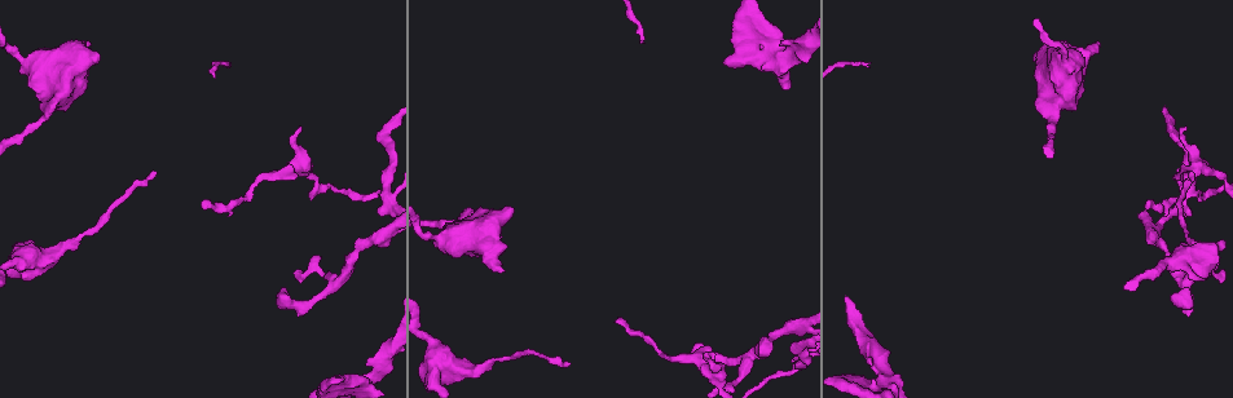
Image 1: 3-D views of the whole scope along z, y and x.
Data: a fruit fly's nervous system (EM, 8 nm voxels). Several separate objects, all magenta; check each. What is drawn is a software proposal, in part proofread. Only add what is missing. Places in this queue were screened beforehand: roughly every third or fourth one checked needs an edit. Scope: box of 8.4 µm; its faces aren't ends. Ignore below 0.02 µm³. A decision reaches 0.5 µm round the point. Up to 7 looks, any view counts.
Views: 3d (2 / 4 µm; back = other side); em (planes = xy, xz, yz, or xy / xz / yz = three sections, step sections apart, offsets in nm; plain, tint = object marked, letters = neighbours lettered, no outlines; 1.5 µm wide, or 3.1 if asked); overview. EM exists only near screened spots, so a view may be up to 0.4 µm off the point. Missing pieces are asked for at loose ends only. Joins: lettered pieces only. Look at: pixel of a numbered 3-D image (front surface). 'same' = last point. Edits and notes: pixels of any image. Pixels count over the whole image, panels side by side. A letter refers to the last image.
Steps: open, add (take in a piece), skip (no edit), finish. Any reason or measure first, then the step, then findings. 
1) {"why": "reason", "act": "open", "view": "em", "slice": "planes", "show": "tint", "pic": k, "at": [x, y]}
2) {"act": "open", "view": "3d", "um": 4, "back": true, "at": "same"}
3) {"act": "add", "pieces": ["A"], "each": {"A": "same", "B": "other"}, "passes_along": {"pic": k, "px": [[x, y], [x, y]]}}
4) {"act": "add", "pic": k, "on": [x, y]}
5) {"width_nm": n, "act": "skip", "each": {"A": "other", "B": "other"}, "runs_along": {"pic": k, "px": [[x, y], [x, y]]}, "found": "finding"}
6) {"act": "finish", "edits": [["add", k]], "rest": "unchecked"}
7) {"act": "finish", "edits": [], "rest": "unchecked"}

{"why": "an open end", "act": "open", "view": "em", "slice": "xz", "step": 8, "show": "letters", "pic": 1, "at": [1099, 41]}

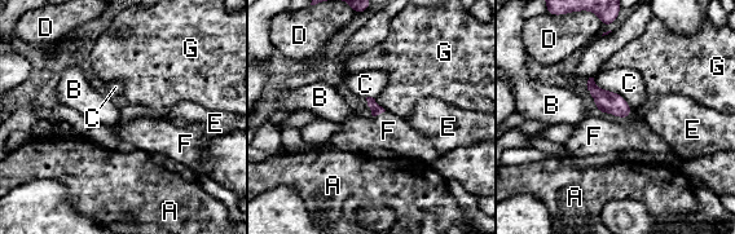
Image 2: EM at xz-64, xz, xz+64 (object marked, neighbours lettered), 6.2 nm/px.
{"act": "add", "pieces": ["F"], "each": {"A": "other", "B": "other", "C": "other", "D": "other", "E": "other", "F": "same", "G": "other"}, "passes_along": {"pic": 2, "px": [[375, 109], [378, 114], [388, 131]]}, "found": "it goes on there"}

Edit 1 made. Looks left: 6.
{"act": "open", "view": "overview"}

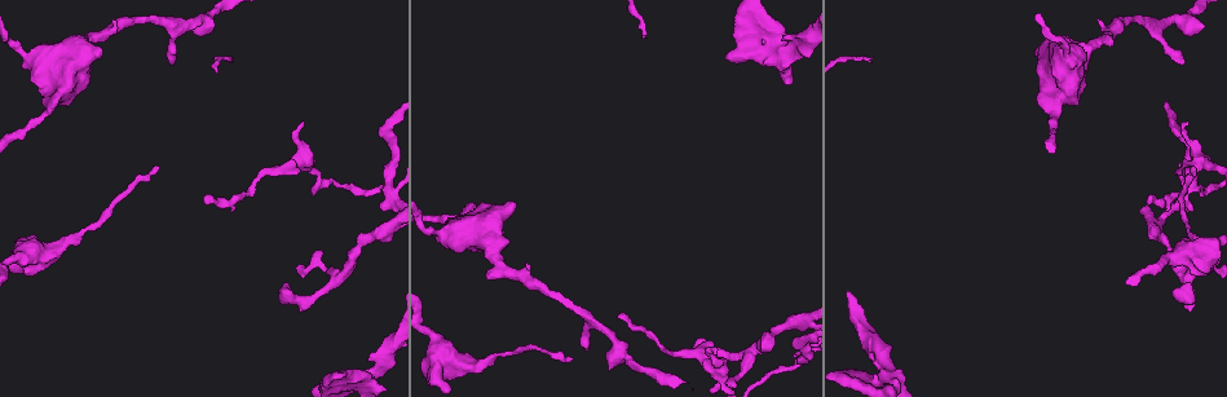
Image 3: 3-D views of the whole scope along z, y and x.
{"why": "thin end", "act": "open", "view": "3d", "um": 4, "pic": 3, "at": [205, 199]}

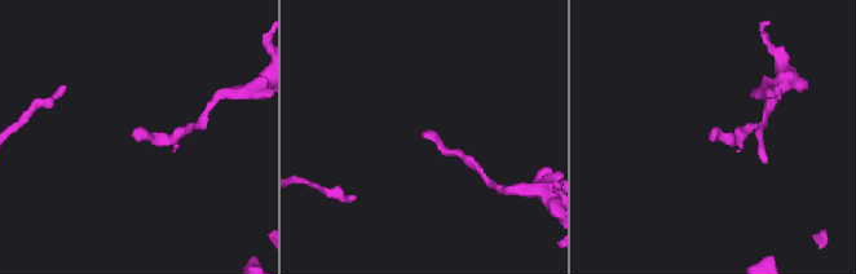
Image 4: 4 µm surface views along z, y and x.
{"why": "need the tissue", "act": "open", "view": "em", "slice": "xz", "step": 8, "show": "tint", "pic": 4, "at": [135, 137]}

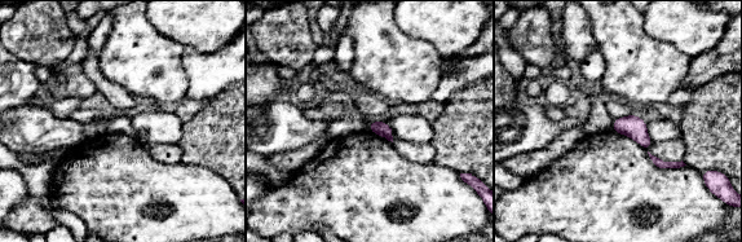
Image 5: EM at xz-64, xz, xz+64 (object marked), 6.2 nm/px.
{"act": "open", "view": "em", "slice": "planes", "show": "letters", "at": "same"}

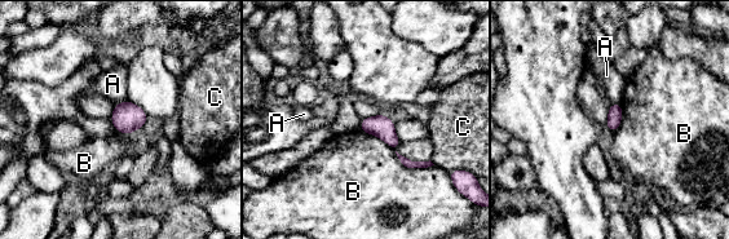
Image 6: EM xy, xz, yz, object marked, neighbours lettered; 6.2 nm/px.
{"act": "skip", "each": {"A": "other", "B": "other", "C": "other"}, "found": "no lettered piece goes on from it"}

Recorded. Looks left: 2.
{"act": "finish", "edits": [["add", 2]], "rest": "unchecked"}

